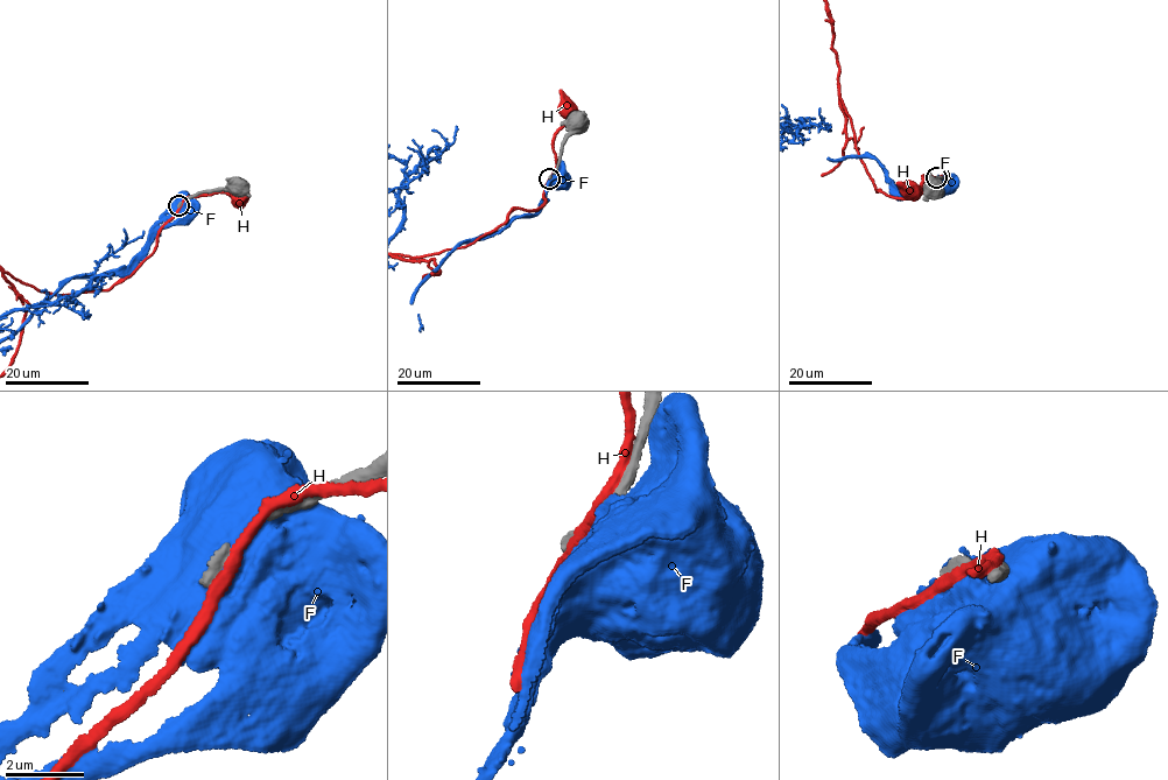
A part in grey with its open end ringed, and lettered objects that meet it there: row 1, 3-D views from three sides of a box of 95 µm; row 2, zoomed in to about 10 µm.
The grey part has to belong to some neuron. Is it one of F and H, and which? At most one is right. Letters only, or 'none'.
none

